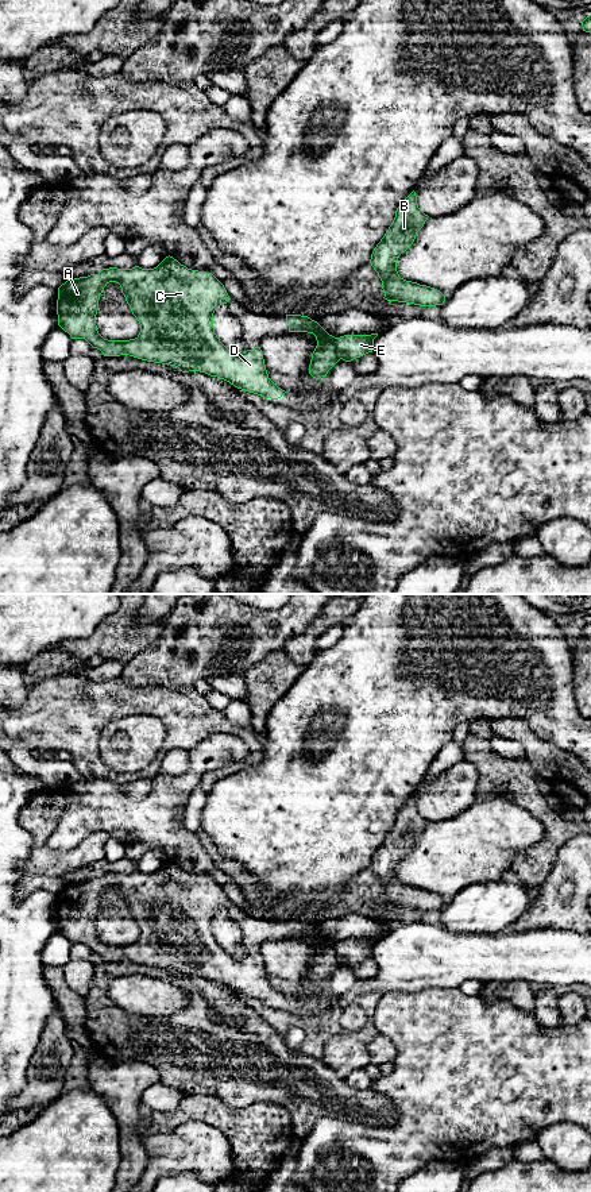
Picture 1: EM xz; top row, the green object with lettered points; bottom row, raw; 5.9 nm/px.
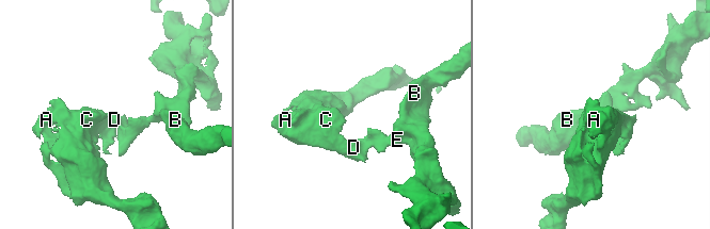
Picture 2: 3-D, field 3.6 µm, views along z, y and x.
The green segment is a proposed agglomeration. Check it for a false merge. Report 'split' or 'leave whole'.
split

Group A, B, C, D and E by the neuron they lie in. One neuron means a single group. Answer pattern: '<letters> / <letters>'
A C D / B E

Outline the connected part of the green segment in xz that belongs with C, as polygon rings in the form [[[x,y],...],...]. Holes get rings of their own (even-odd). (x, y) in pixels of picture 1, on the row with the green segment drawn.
[[[169,255],[154,269],[109,267],[98,274],[67,279],[58,288],[57,315],[58,325],[72,339],[85,339],[104,356],[130,355],[147,362],[175,366],[182,373],[200,371],[264,398],[281,398],[286,391],[269,378],[260,347],[233,354],[215,333],[213,313],[229,300],[224,285],[213,274],[188,269]],[[109,282],[120,285],[132,315],[140,324],[140,332],[135,339],[108,340],[97,331],[98,300]]]

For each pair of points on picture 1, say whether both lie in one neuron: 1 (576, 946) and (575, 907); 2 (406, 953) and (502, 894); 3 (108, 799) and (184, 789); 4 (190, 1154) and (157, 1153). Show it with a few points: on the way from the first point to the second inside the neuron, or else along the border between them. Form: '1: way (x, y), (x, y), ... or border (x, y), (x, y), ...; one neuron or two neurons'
1: border (545, 926), (574, 930), (576, 933); two neurons
2: border (440, 925), (454, 932), (476, 933); two neurons
3: way (127, 807), (155, 807), (165, 798); one neuron
4: way (182, 1153), (165, 1153); one neuron

